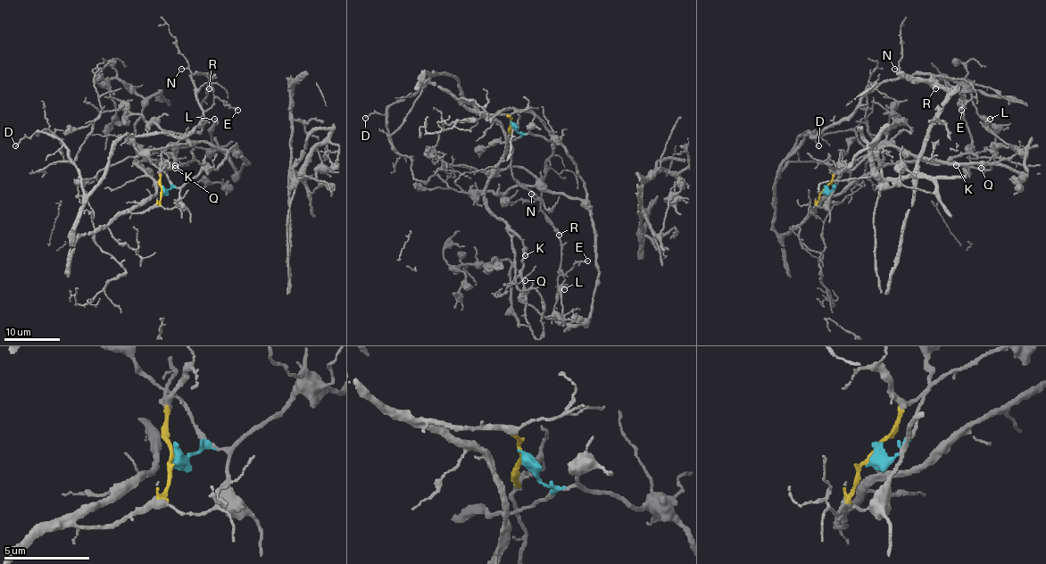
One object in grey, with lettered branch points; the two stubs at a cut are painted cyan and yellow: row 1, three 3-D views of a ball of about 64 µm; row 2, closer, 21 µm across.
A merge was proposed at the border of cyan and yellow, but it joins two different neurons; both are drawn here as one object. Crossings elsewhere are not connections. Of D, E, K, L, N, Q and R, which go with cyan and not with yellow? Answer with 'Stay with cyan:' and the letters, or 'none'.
Stay with cyan: L

